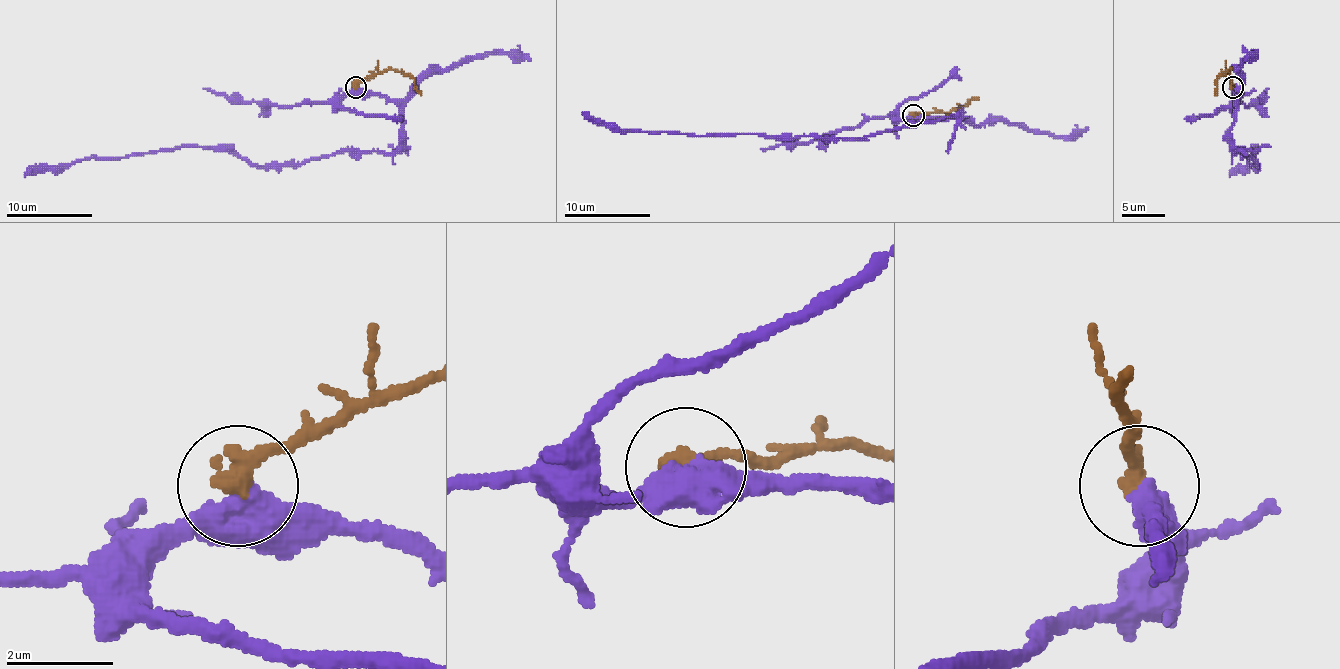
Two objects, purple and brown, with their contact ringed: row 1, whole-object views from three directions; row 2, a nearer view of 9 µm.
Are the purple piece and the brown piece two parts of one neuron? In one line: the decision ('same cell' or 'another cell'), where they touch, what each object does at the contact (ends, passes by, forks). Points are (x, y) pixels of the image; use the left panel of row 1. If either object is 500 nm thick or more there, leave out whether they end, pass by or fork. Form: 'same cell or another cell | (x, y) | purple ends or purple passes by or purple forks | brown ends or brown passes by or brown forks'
another cell | (355, 87)

